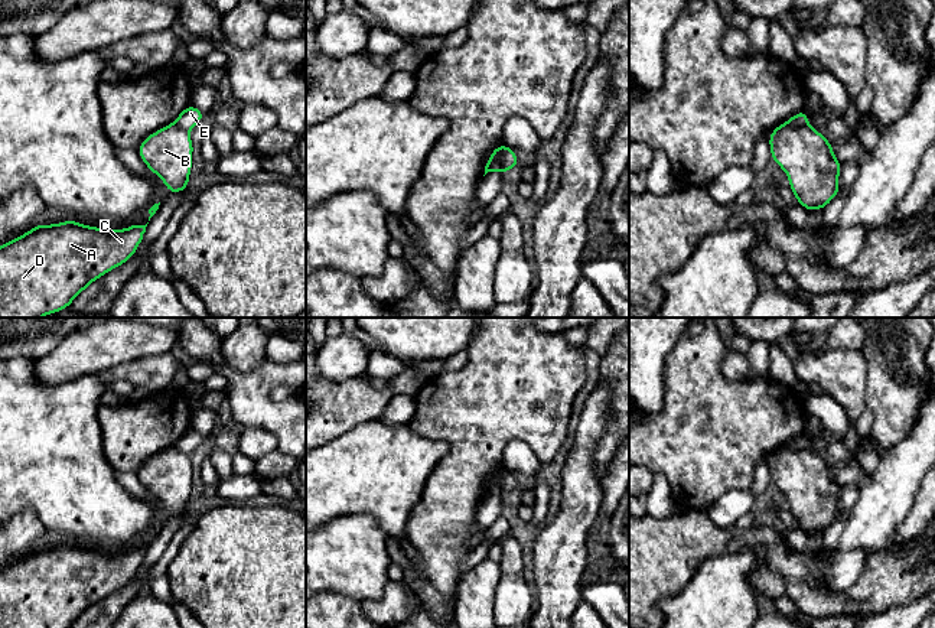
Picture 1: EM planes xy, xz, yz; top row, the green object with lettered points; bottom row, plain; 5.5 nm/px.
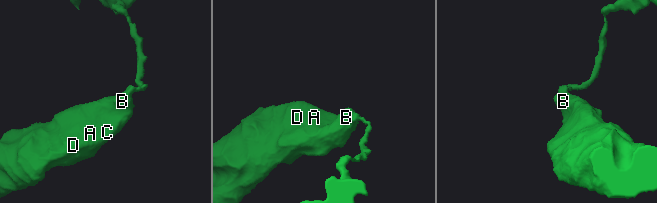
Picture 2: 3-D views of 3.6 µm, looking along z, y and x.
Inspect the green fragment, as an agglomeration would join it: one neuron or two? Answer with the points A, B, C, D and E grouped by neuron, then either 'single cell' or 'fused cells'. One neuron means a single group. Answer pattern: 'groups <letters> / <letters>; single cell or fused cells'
groups A B C D / E; fused cells

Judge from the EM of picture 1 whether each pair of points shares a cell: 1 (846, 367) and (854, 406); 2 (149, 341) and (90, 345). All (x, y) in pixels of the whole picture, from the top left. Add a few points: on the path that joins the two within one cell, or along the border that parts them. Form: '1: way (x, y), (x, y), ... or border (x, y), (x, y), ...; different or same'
1: way (846, 377), (852, 396); same
2: way (134, 341), (119, 341), (104, 345); same

